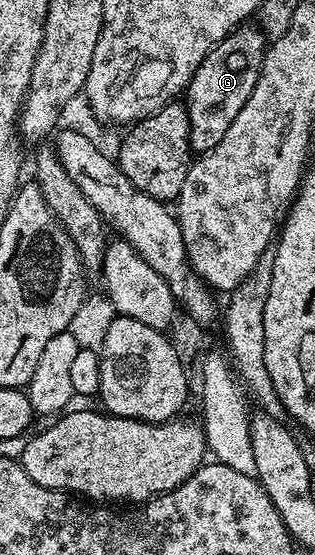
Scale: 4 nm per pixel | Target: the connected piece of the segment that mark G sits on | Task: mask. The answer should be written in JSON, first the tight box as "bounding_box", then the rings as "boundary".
{"bounding_box":[183,23,267,154],"boundary":[[[246,23],[229,33],[210,51],[207,59],[189,80],[183,104],[189,116],[189,147],[194,154],[211,151],[227,135],[227,127],[235,123],[235,115],[243,111],[243,103],[251,99],[265,58],[267,42],[260,28]]]}

